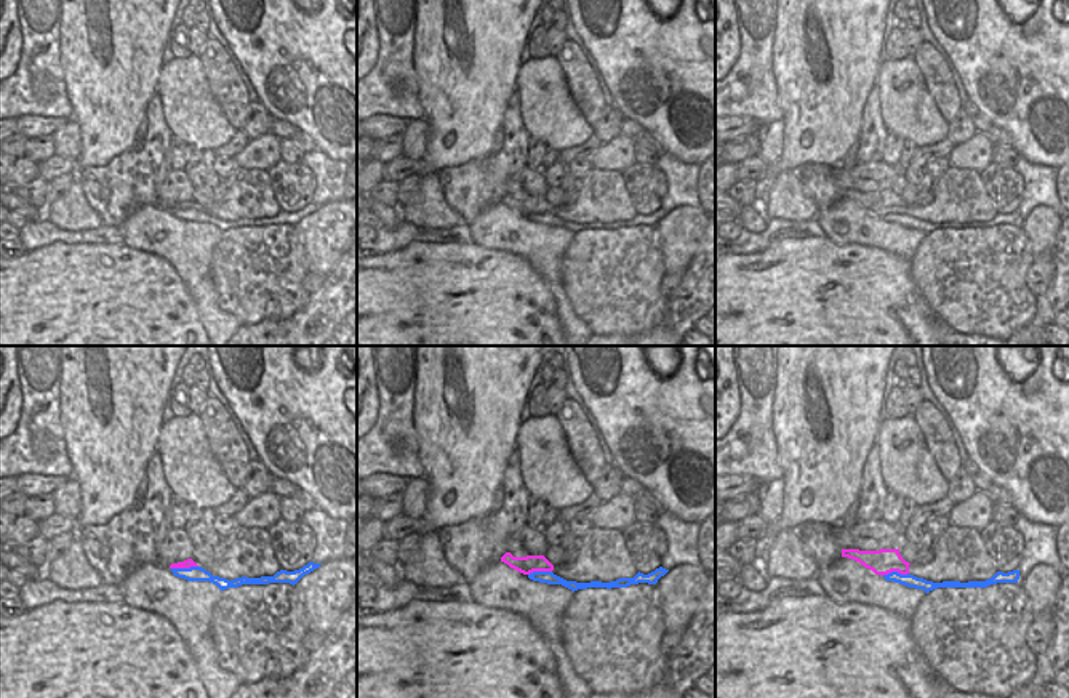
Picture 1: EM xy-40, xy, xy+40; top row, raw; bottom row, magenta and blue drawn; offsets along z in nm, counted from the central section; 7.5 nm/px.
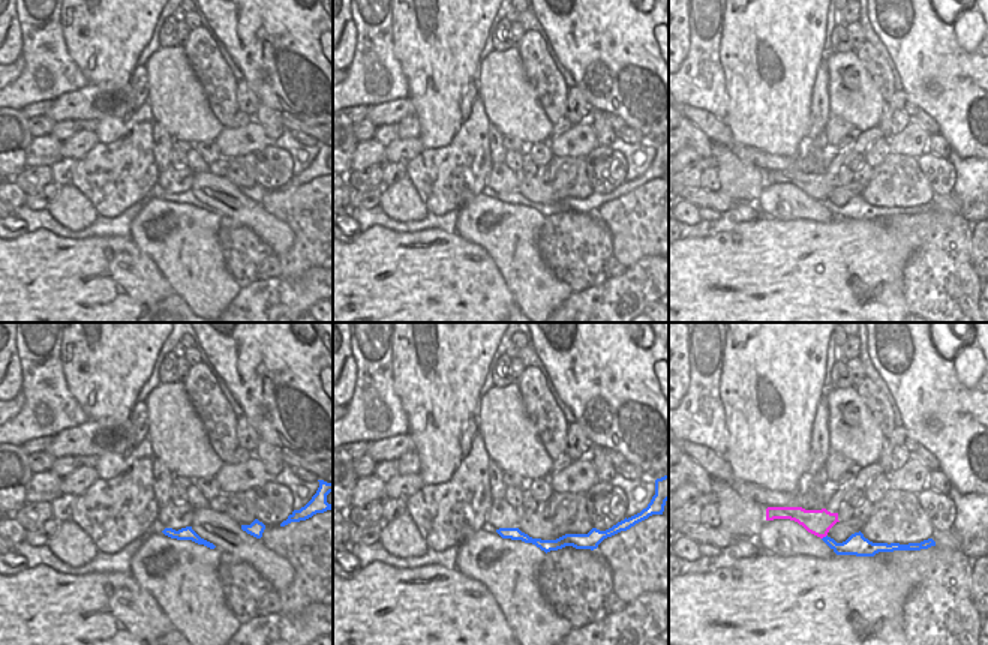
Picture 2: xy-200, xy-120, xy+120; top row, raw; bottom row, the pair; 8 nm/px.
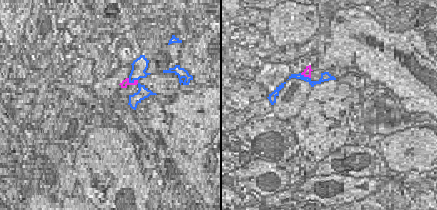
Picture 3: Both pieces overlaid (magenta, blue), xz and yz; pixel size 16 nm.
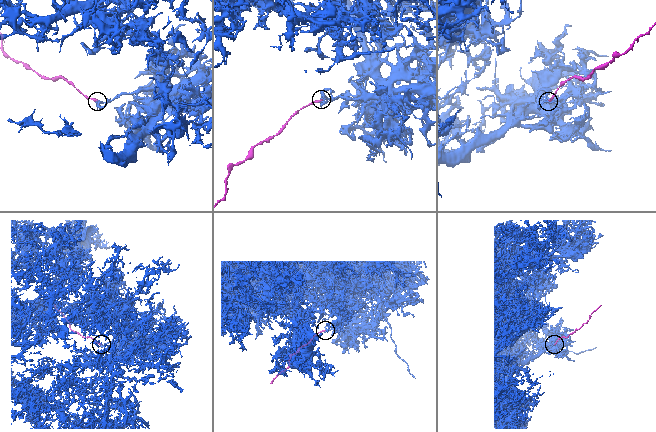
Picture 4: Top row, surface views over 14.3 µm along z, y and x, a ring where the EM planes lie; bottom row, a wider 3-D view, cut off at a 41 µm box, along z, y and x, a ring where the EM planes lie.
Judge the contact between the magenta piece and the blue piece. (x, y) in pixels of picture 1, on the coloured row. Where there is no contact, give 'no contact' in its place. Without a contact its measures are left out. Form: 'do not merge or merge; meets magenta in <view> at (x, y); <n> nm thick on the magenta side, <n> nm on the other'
do not merge; meets magenta in xy-40 at (184, 567); 70 nm thick on the magenta side, 120 nm on the other

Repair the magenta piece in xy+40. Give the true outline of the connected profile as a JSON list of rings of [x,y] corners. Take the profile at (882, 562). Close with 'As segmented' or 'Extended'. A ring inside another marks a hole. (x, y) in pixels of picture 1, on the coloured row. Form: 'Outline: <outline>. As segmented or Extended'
Outline: [[[949,525],[933,546],[935,557],[927,565],[911,565],[901,557],[899,549],[842,549],[842,557],[859,562],[875,575],[898,572],[933,583],[986,581],[997,573],[979,530]]]. Extended

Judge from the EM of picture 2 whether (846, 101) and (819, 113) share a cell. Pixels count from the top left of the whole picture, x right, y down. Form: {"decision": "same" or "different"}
{"decision": "different"}

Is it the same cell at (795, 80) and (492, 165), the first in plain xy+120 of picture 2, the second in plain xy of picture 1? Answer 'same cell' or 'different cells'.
different cells

